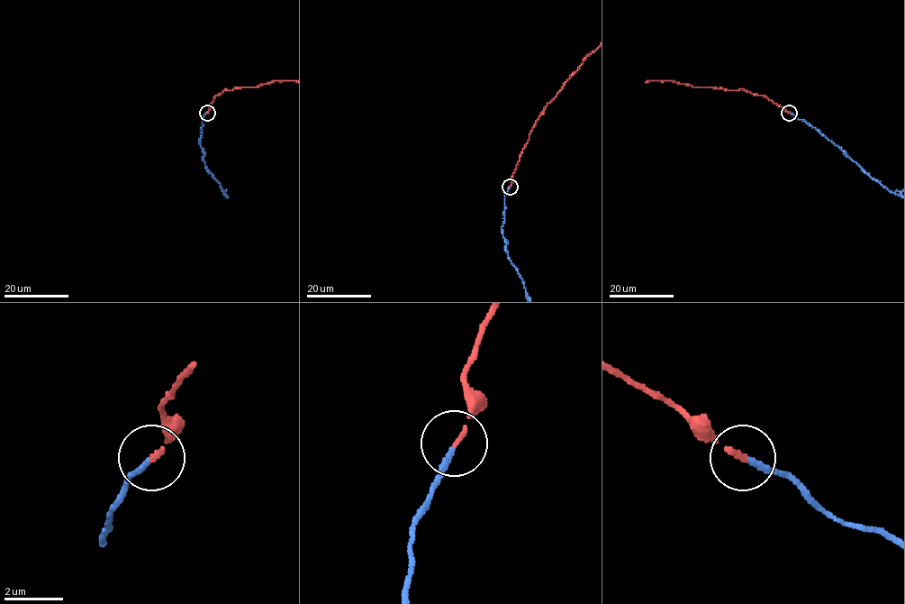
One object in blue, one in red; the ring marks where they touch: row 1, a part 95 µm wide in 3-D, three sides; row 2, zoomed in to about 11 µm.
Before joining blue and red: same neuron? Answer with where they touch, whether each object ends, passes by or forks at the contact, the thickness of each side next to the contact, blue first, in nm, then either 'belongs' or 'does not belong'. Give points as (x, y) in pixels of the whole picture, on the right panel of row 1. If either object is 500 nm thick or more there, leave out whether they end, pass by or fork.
place (789, 113); blue ends; red ends; calibres 180 and 150 nm; belongs

